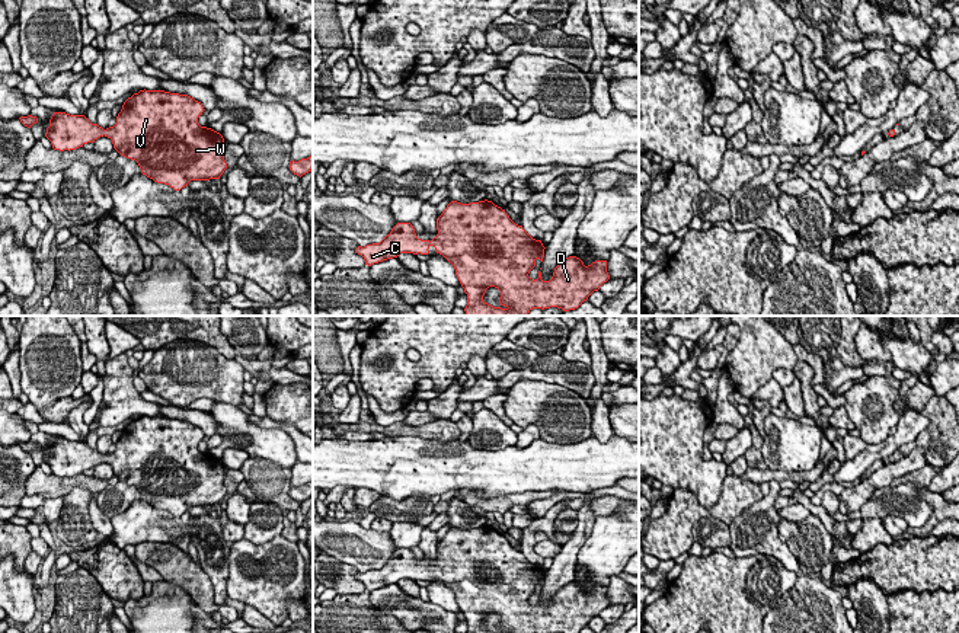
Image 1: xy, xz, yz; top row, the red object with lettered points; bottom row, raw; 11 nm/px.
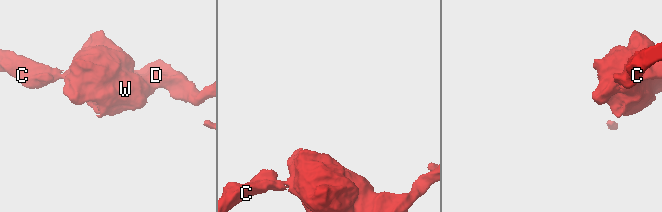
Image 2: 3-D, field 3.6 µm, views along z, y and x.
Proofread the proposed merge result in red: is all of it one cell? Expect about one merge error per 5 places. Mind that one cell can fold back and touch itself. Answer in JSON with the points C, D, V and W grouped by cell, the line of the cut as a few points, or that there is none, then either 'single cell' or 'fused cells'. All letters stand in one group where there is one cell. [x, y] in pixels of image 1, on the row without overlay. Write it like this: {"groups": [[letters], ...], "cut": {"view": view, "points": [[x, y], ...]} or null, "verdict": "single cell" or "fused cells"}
{"groups": [["C", "D", "V", "W"]], "cut": null, "verdict": "single cell"}

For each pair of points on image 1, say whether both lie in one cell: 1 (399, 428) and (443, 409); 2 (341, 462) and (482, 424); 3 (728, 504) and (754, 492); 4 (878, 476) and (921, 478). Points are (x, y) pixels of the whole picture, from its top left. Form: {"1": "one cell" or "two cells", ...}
{"1": "two cells", "2": "two cells", "3": "one cell", "4": "two cells"}

